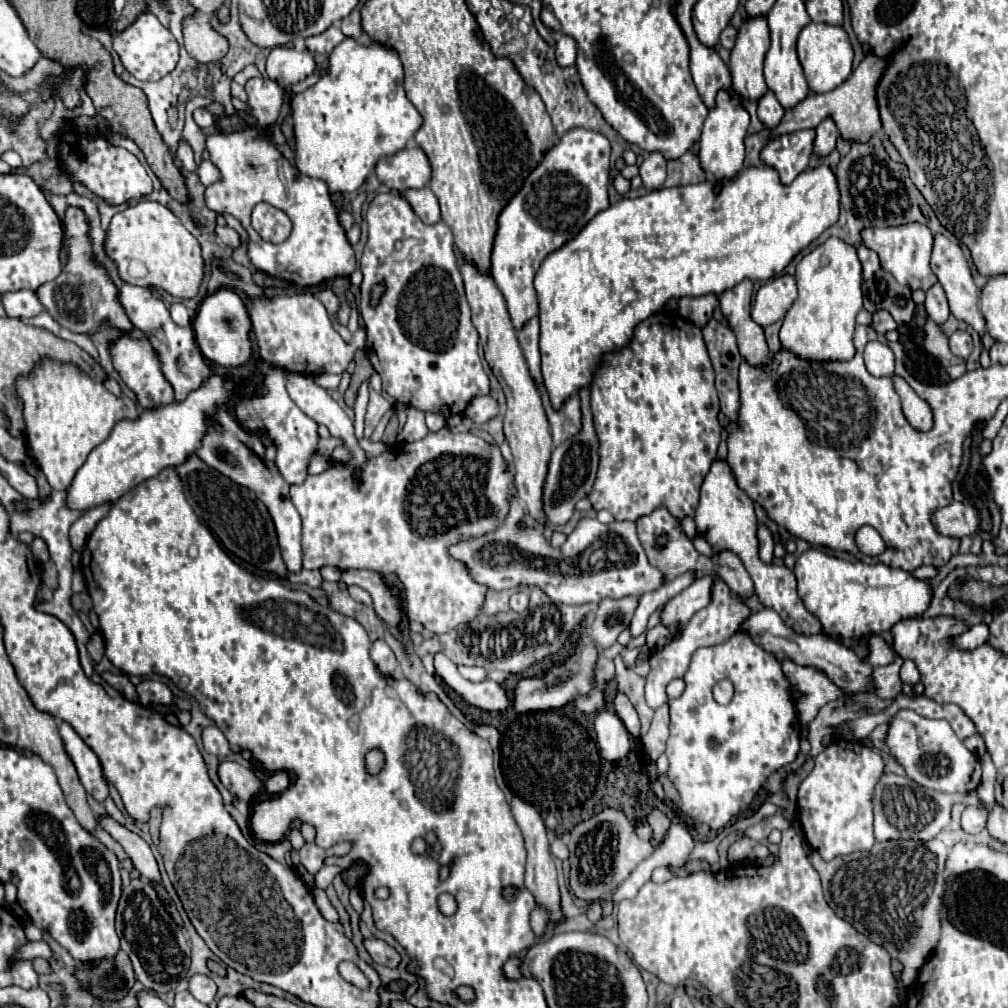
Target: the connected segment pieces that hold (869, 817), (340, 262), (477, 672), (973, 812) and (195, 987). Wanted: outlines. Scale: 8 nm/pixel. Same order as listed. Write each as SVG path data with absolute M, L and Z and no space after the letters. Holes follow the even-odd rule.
M838 739L830 743L818 757L816 767L812 773L804 779L798 791L798 815L800 823L806 835L808 845L818 851L824 859L834 859L836 855L848 855L852 851L868 851L876 843L874 837L874 787L878 785L880 777L884 775L884 759L870 747L858 743L858 741L846 741Z
M256 77L246 83L246 89L248 105L256 117L256 125L240 133L216 133L208 137L206 149L210 153L210 161L222 173L222 183L214 183L206 189L206 205L216 213L230 213L242 223L250 235L250 259L258 269L292 281L300 287L312 287L332 277L348 277L356 269L356 259L338 221L338 211L332 205L326 183L300 173L280 151L276 151L274 143L262 135L264 127L274 123L278 117L284 99L284 87L274 79ZM260 201L272 203L290 217L294 229L284 243L266 243L252 229L250 213Z
M458 667L460 675L470 681L484 681L488 677L488 671L482 667Z
M966 807L966 811L962 813L962 829L966 833L980 833L986 825L986 811L976 809L976 807Z
M194 975L194 977L190 977L188 989L190 989L190 993L192 993L198 1001L202 1001L202 1003L206 1003L206 1005L210 1005L210 1003L214 1001L216 983L214 983L210 977L206 977L206 975Z

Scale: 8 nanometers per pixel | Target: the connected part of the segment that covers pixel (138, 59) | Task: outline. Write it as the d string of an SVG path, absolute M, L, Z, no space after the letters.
M144 11L130 27L114 37L114 51L120 55L124 67L140 81L158 81L178 63L178 43L172 33L148 11Z

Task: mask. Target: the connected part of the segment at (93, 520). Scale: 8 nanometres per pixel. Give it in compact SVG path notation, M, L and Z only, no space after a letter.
M110 505L94 507L94 509L86 511L86 513L70 527L70 543L72 543L72 549L74 549L74 551L82 551L82 549L84 549L86 537L92 533L94 525L106 515L108 509L110 509Z

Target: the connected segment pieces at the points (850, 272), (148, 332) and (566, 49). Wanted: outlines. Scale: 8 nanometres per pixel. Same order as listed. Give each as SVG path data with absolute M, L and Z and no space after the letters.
M830 237L826 243L802 257L796 265L794 277L798 283L798 299L784 317L780 329L782 347L812 361L852 359L854 325L856 315L862 309L862 265L856 247L838 237Z
M122 283L120 303L122 303L128 319L132 321L132 325L138 331L142 331L150 339L152 347L156 349L158 359L160 359L160 369L174 389L174 401L176 403L182 403L190 391L200 389L210 379L210 369L204 363L204 357L202 357L202 353L194 341L192 327L178 327L172 321L166 305L156 295L152 295L152 291L148 287Z
M570 35L556 37L556 61L562 67L572 65L576 61L576 53L578 53L578 45L576 45L574 37L570 37Z

